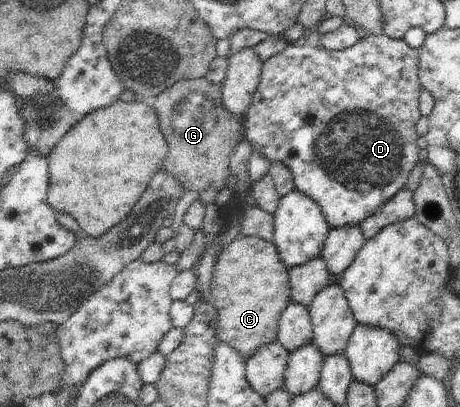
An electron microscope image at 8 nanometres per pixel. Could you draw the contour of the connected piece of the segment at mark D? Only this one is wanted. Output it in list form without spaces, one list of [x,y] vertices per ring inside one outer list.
[[[384,33],[359,38],[356,44],[341,51],[331,51],[324,47],[286,45],[284,50],[272,55],[261,68],[258,88],[252,97],[248,112],[244,116],[242,138],[250,142],[252,152],[261,154],[270,164],[280,163],[291,170],[294,190],[309,196],[321,208],[330,228],[362,224],[383,207],[388,200],[405,188],[409,174],[415,169],[422,157],[416,143],[416,122],[423,114],[419,109],[419,96],[424,90],[419,79],[419,50],[411,48],[404,39],[393,39]]]

